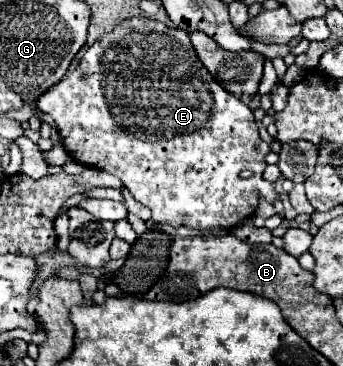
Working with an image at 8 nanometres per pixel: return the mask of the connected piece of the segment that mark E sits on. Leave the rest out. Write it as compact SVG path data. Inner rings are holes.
M132 16L128 20L122 20L114 30L110 30L106 36L100 36L80 58L76 70L68 76L64 76L56 86L52 86L48 92L44 92L38 100L38 110L48 112L58 128L58 134L62 138L64 150L86 166L96 166L100 170L106 170L122 180L122 184L130 190L130 194L148 206L152 210L152 220L158 224L168 224L172 228L180 228L182 224L194 230L232 230L236 224L252 218L252 214L258 210L258 196L264 196L270 204L280 200L280 194L274 190L274 184L264 180L262 172L266 168L266 154L270 152L270 144L266 144L258 136L258 126L254 120L252 110L242 104L236 96L226 92L206 70L206 66L200 62L192 42L190 34L182 28L170 28L158 20L146 18L146 16Z

